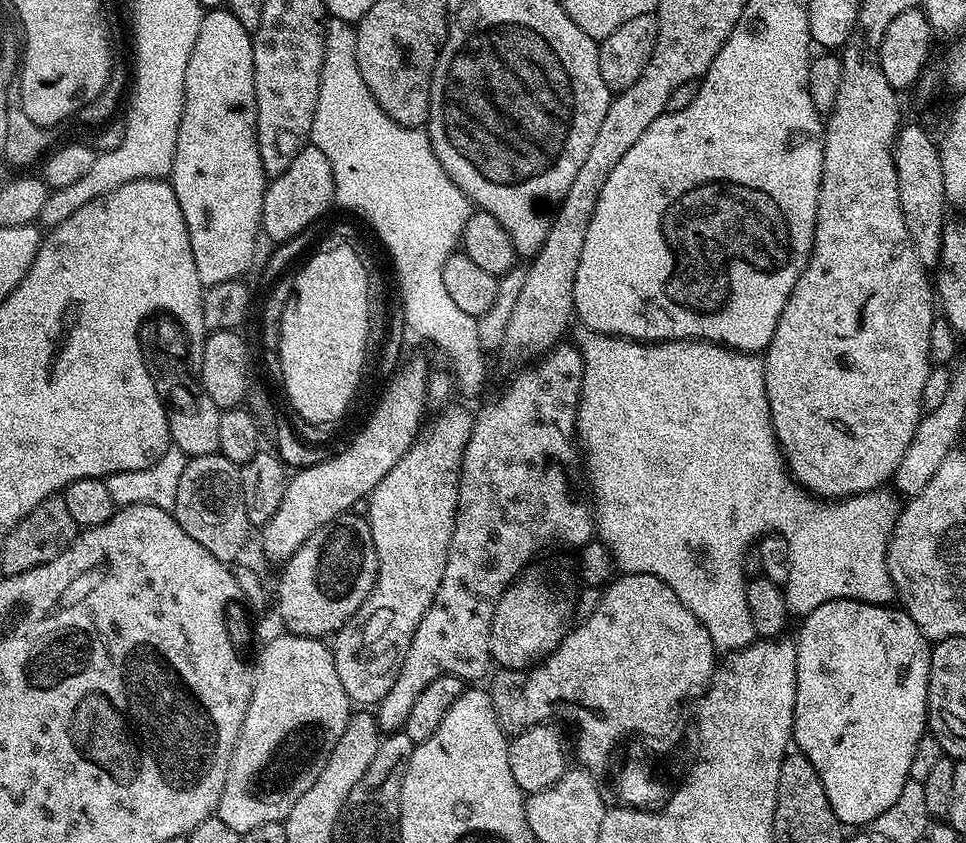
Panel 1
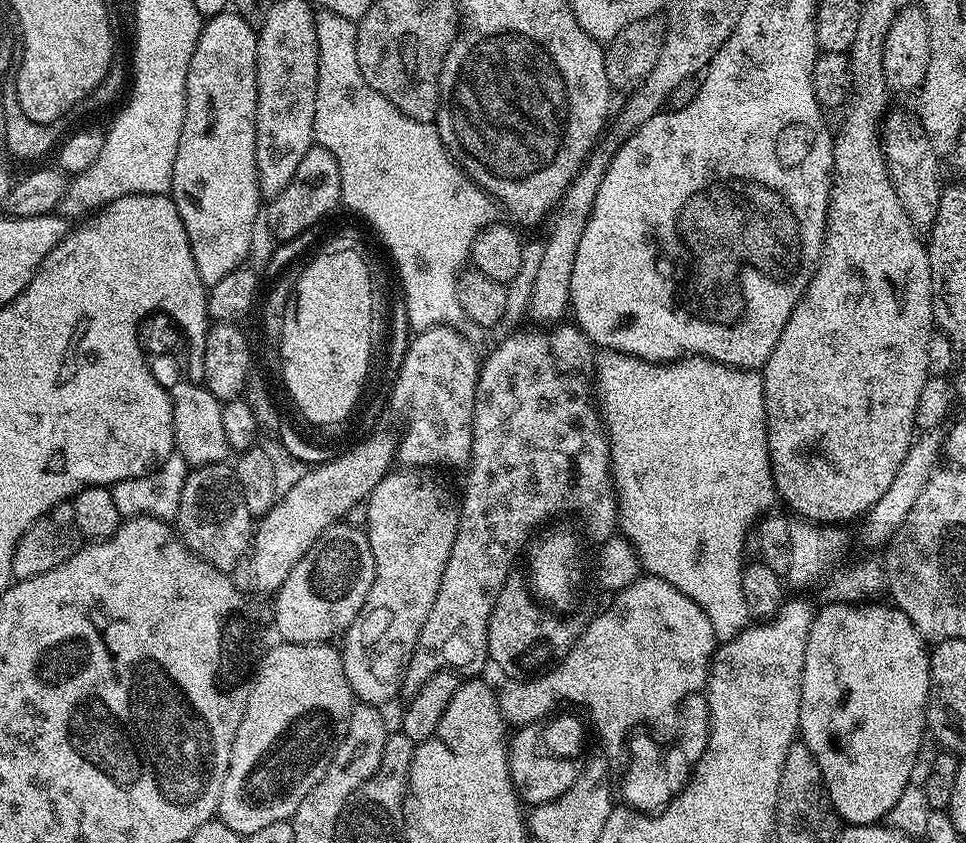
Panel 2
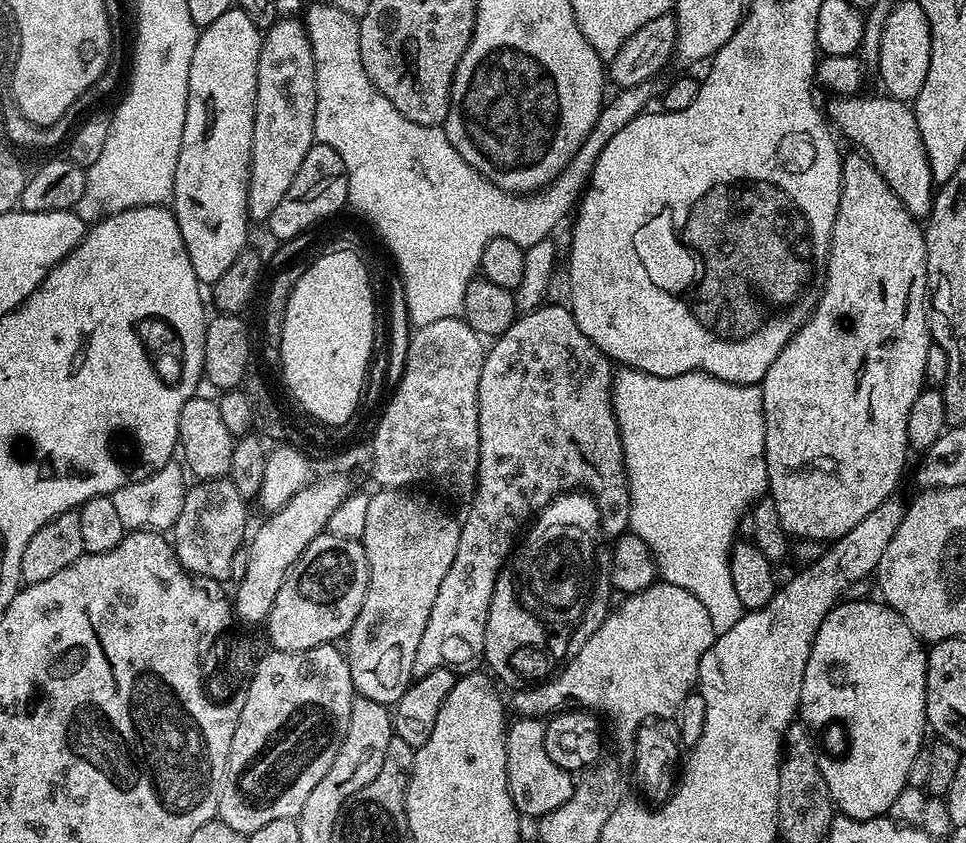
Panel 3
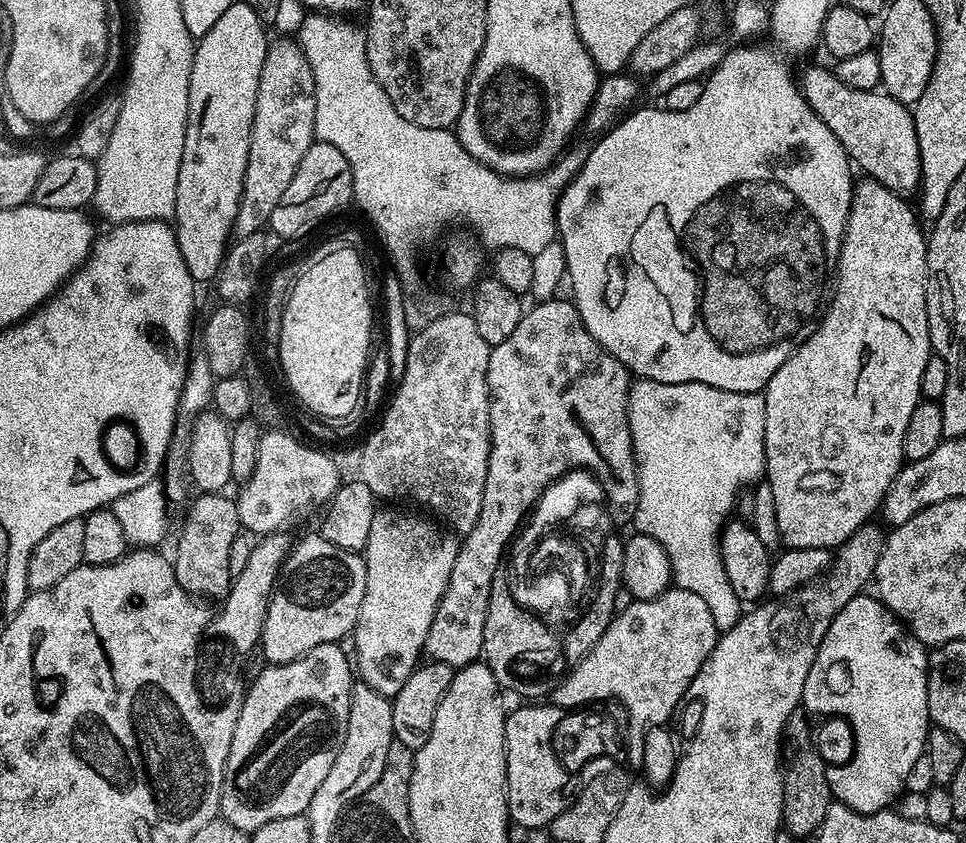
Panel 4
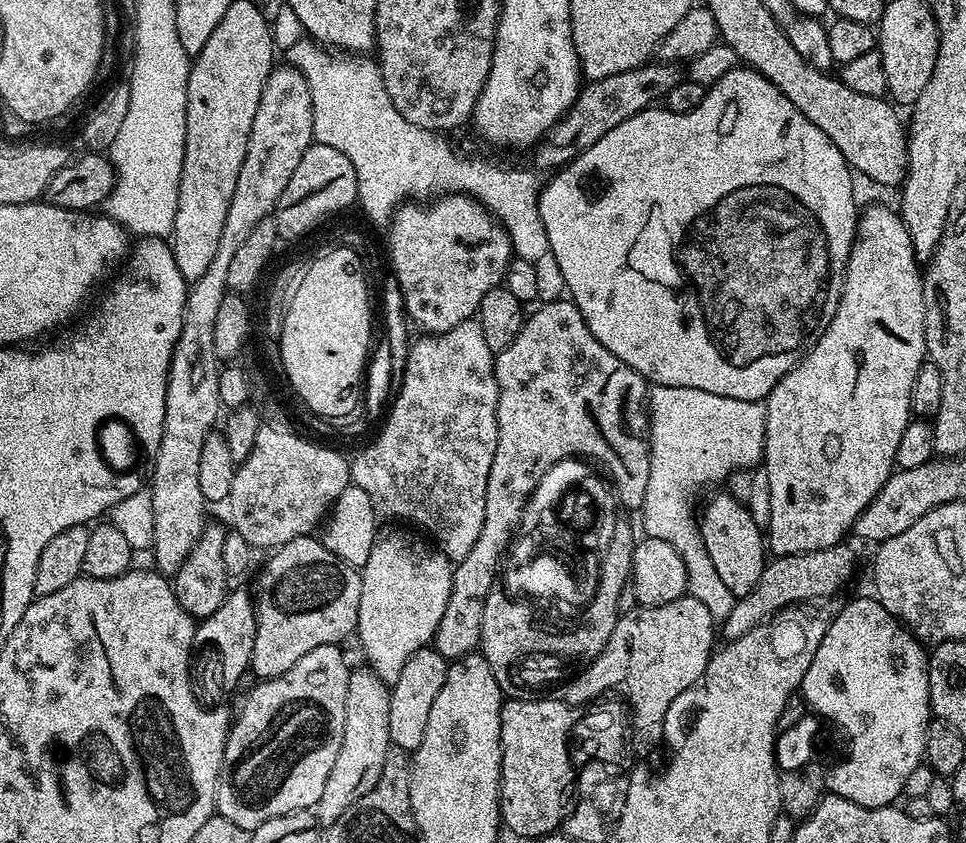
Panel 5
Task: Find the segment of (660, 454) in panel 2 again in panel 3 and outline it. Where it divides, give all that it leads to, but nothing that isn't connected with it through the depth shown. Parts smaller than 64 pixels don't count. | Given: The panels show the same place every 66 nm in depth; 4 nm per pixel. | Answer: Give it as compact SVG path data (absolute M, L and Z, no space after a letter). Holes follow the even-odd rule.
M621 367L612 378L612 409L616 415L618 430L622 438L624 469L630 490L629 529L635 536L642 538L642 542L646 542L646 546L652 551L659 579L665 584L682 586L682 590L690 590L690 594L694 594L694 598L698 598L698 602L702 602L702 606L706 606L706 614L710 614L710 622L718 634L730 630L730 626L734 626L734 622L738 622L738 618L743 616L746 611L742 602L738 602L738 594L734 594L734 581L730 579L730 554L732 545L737 539L736 527L739 526L740 519L743 516L745 519L746 513L757 501L754 498L754 484L750 480L746 480L744 462L746 462L748 452L754 456L758 454L758 444L752 446L750 436L752 436L754 424L764 424L764 407L762 406L760 388L754 384L731 384L705 372L687 372L670 378L662 378L654 374L646 374L637 368Z

